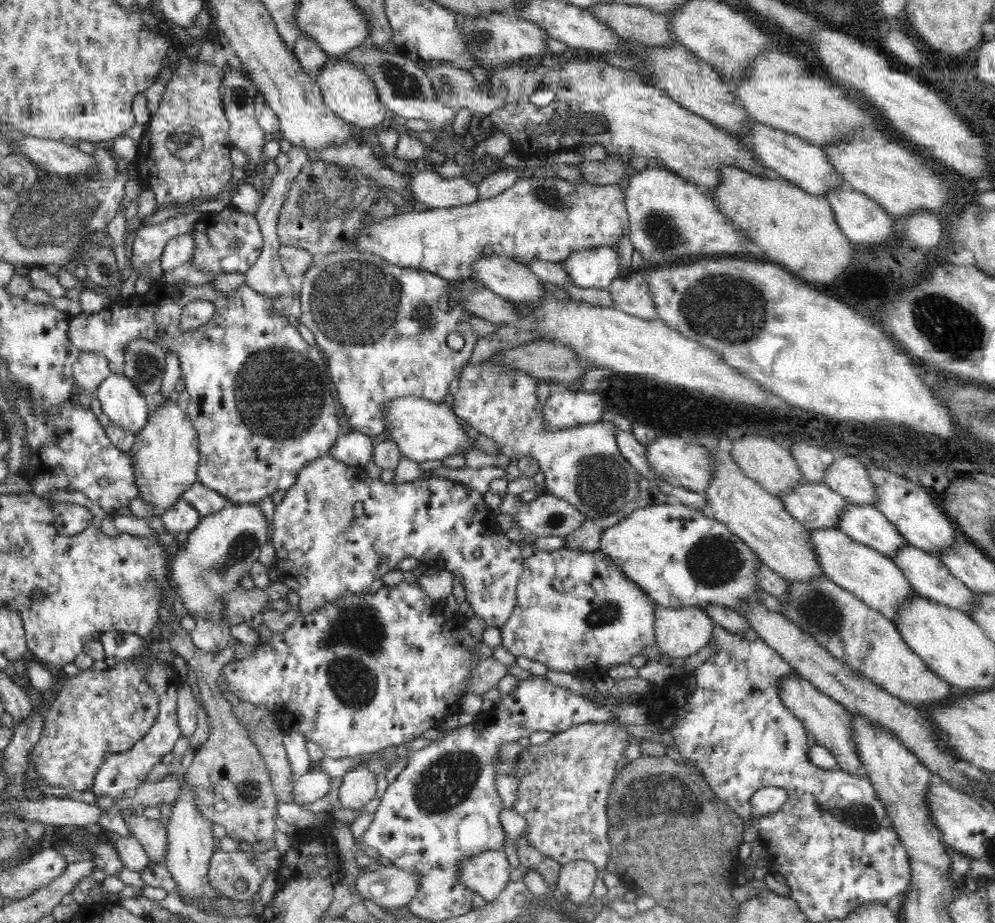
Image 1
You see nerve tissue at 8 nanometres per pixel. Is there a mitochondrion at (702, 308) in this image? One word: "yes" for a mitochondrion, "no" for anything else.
yes

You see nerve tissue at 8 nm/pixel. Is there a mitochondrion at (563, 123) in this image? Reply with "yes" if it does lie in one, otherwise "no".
yes

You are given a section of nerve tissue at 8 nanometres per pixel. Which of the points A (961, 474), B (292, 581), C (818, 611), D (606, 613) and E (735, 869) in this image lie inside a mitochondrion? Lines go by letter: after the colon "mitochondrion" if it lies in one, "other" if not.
A: other
B: other
C: mitochondrion
D: mitochondrion
E: other

